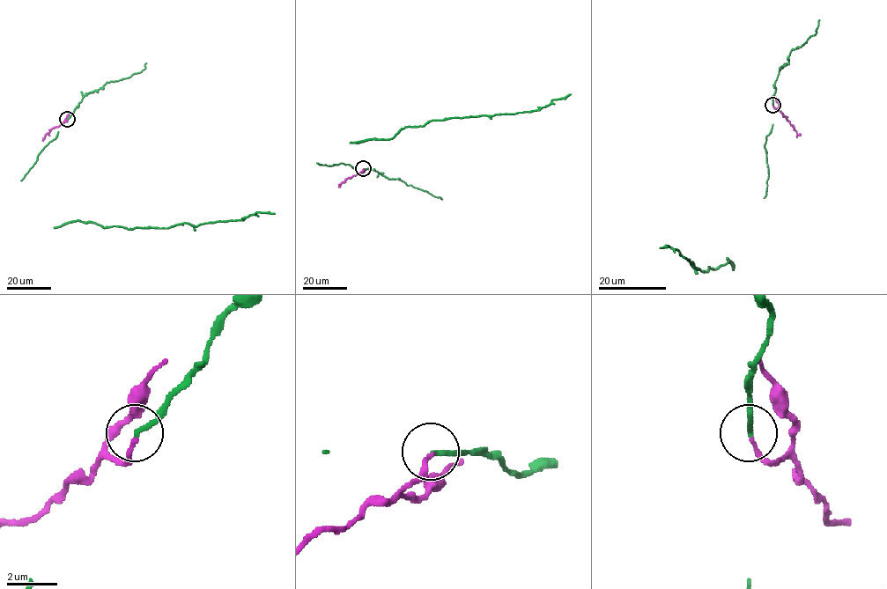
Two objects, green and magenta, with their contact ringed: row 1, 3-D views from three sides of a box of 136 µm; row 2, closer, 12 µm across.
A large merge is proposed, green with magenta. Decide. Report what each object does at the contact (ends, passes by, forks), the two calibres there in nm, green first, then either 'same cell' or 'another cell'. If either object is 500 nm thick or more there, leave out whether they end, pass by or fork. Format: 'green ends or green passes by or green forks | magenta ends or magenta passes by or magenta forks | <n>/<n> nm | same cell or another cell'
green ends | magenta ends | 200/150 nm | another cell

